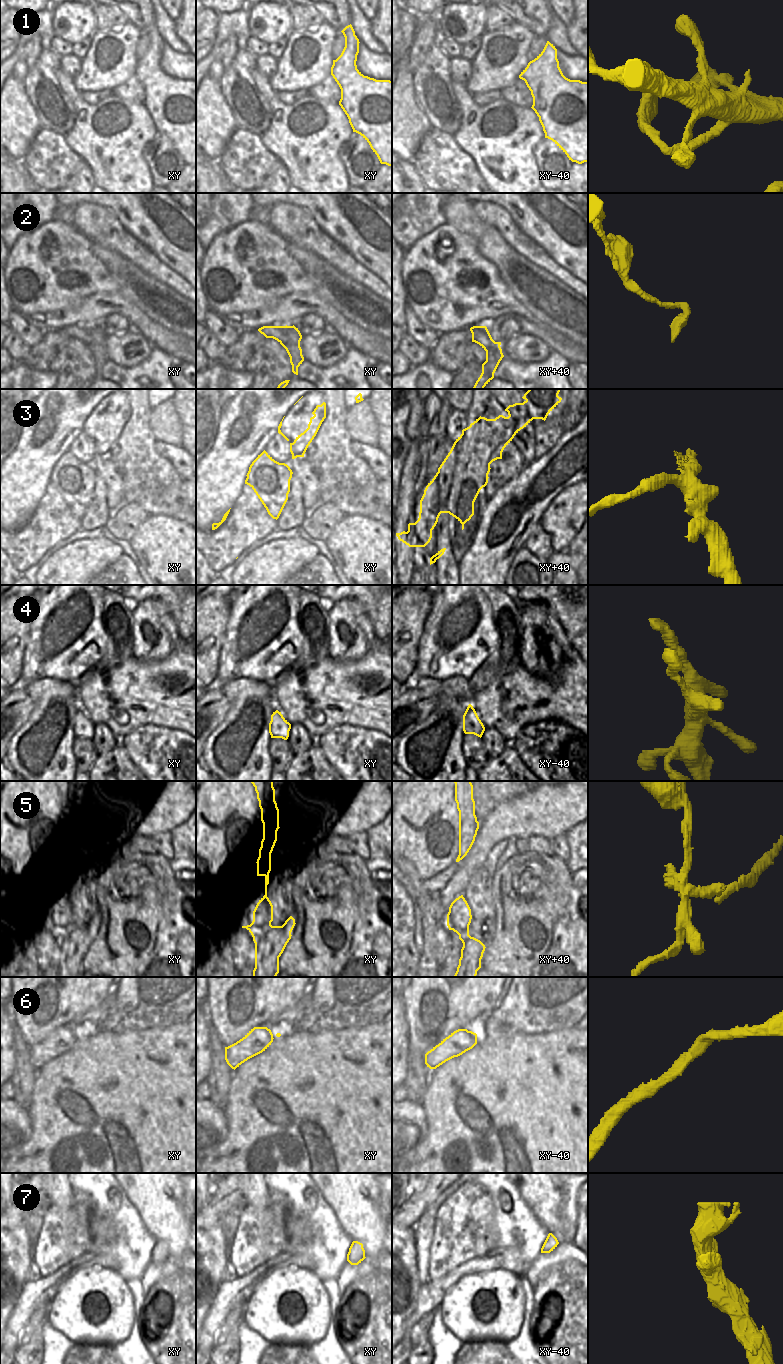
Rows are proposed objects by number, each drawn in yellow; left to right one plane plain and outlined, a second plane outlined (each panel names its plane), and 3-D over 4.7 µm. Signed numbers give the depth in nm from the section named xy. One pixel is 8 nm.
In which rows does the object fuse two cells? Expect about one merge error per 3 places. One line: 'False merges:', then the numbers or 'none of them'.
False merges: 3, 5

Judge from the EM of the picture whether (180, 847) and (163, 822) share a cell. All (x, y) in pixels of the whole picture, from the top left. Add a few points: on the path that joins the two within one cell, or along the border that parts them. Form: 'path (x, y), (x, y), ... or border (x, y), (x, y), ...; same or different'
border (185, 821), (170, 831); different

